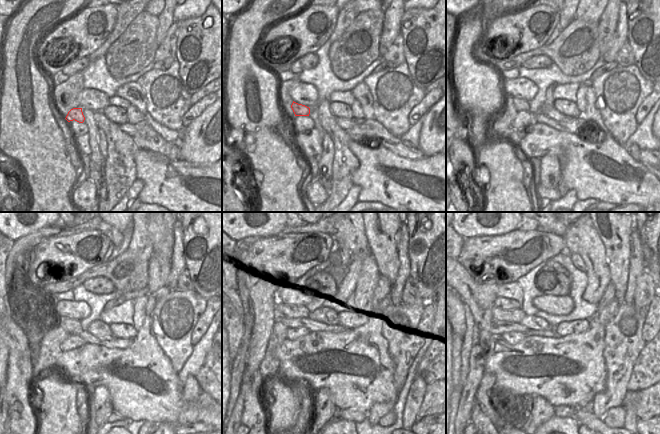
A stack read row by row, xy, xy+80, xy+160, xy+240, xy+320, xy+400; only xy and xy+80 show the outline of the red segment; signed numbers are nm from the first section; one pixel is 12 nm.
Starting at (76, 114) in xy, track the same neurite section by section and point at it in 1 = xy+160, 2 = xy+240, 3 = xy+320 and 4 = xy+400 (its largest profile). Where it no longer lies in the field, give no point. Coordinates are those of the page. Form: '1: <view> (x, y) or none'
1: xy+160 (520, 104)
2: xy+240 (73, 326)
3: xy+320 (278, 316)
4: xy+400 (515, 315)

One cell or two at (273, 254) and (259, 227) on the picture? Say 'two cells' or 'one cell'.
two cells

